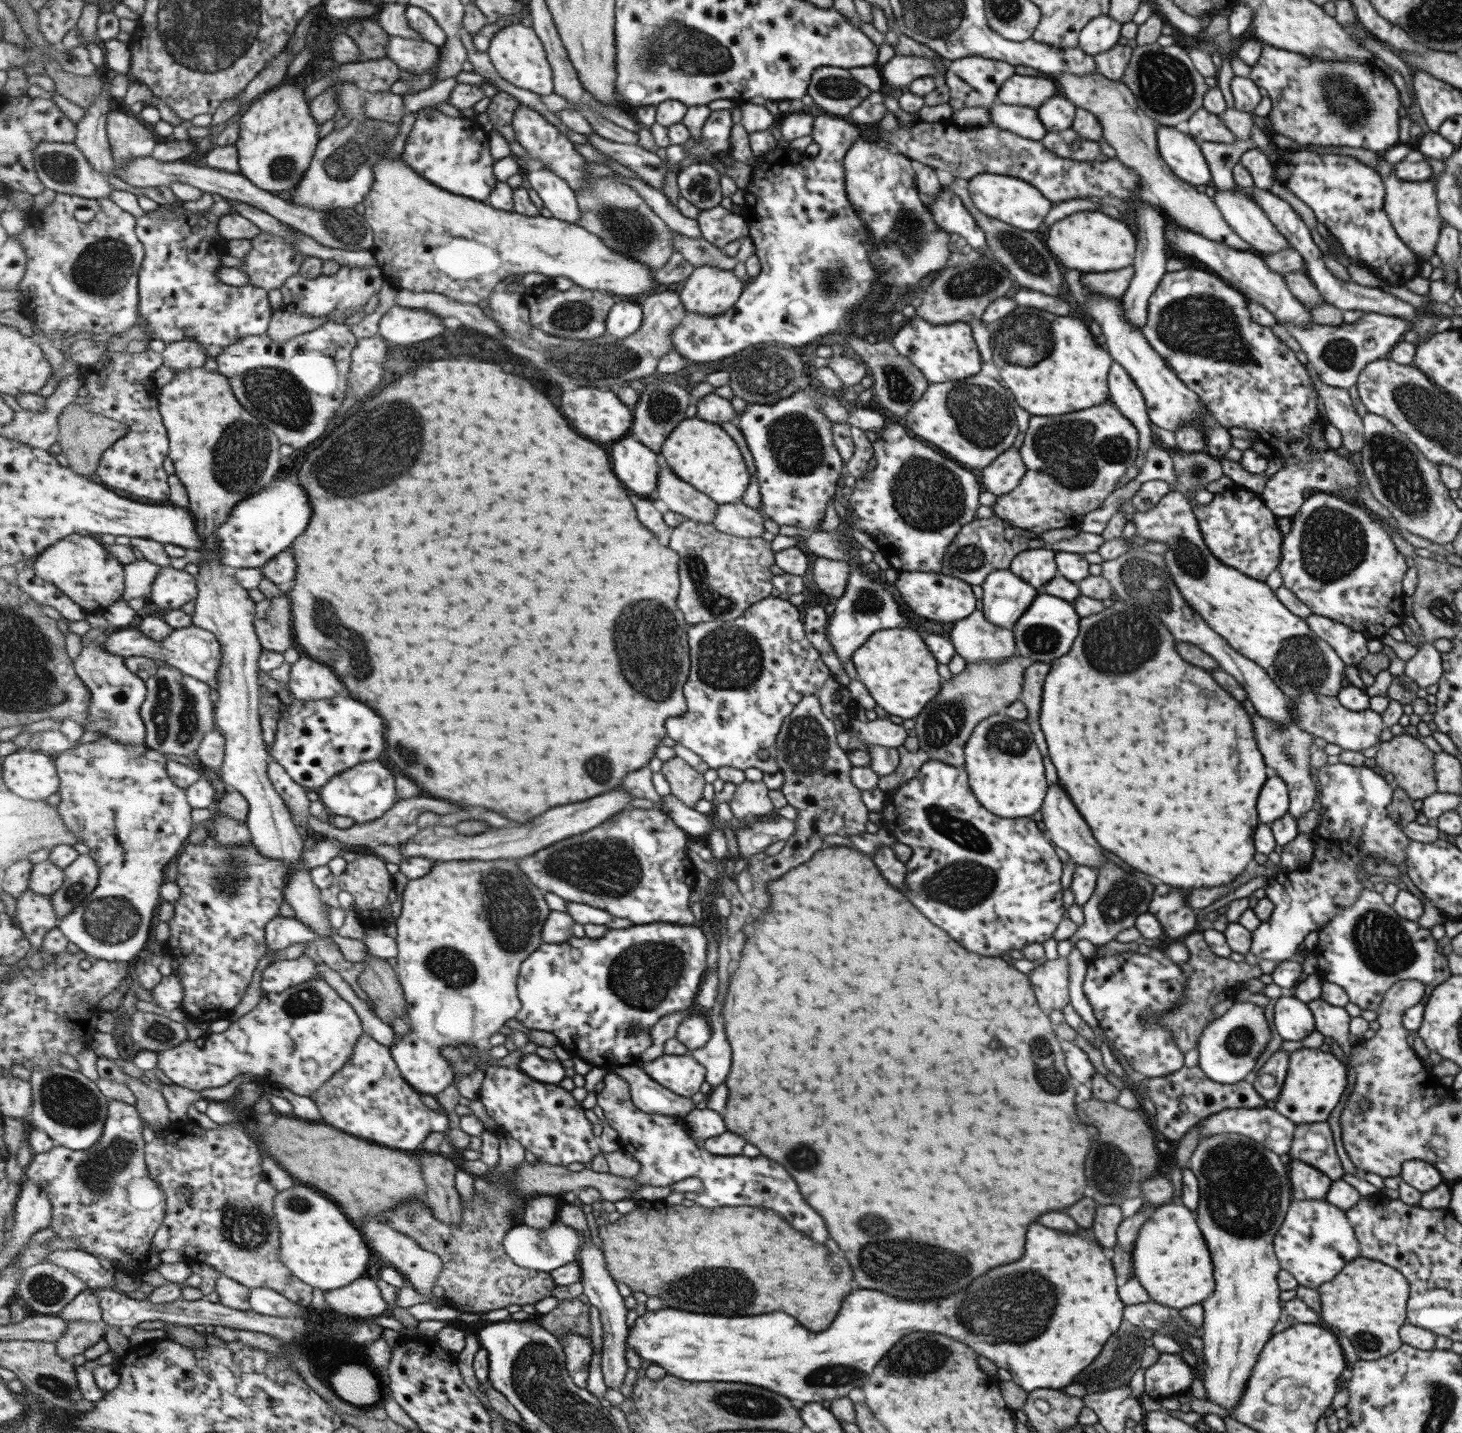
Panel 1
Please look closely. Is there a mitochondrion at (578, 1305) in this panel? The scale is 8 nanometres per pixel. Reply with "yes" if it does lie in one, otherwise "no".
no

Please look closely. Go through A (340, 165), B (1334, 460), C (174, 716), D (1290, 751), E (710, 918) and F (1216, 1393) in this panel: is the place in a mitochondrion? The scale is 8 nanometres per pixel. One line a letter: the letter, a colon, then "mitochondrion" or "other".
A: mitochondrion
B: other
C: mitochondrion
D: mitochondrion
E: other
F: other

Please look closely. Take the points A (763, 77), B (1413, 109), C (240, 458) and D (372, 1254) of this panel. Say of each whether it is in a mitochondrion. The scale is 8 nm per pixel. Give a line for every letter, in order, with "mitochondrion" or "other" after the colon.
A: other
B: other
C: mitochondrion
D: other

